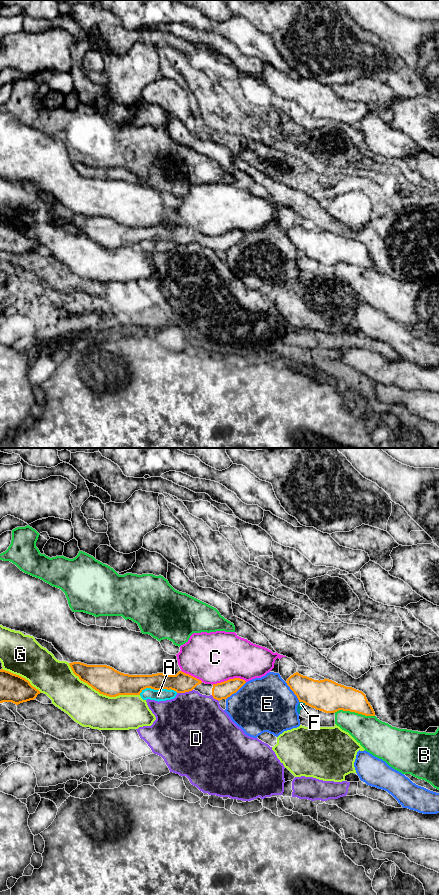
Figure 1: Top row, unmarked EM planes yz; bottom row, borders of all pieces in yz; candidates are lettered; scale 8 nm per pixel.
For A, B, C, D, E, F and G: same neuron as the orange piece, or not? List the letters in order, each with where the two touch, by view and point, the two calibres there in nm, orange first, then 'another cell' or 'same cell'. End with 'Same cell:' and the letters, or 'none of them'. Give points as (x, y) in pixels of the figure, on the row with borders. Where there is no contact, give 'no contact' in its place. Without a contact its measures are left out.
A: meets orange in yz at (158, 689); 160 nm thick on the orange side, 100 nm on the other; another cell
B: meets orange in yz at (354, 711); 260 nm thick on the orange side, 260 nm on the other; another cell
C: meets orange in yz at (229, 679); 140 nm thick on the orange side, 420 nm on the other; another cell
D: meets orange in yz at (184, 692); 160 nm thick on the orange side, 480 nm on the other; another cell
E: meets orange in yz at (236, 691); 140 nm thick on the orange side, 440 nm on the other; another cell
F: meets orange in yz at (302, 701); 260 nm thick on the orange side, 50 nm on the other; another cell
G: meets orange in yz at (102, 693); 220 nm thick on the orange side, 300 nm on the other; another cell
Same cell: none of them

